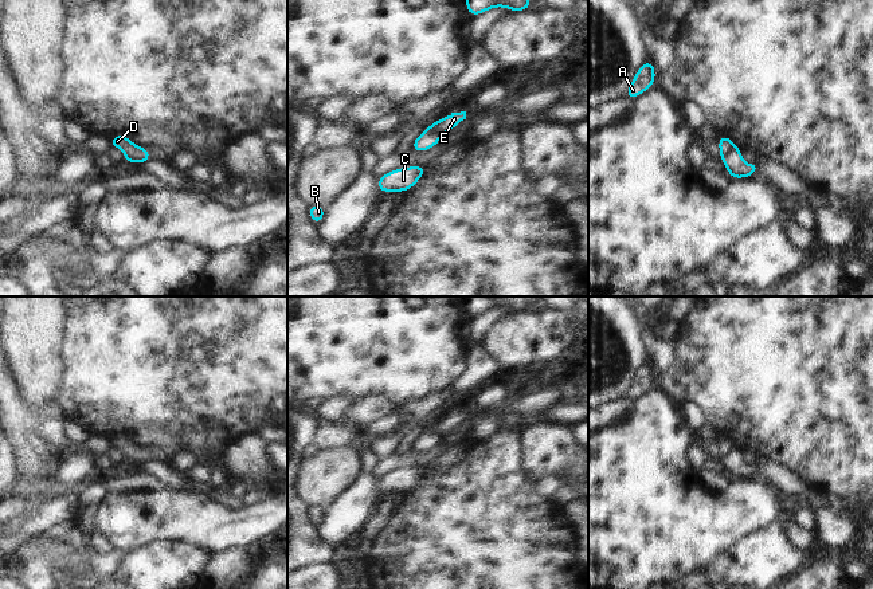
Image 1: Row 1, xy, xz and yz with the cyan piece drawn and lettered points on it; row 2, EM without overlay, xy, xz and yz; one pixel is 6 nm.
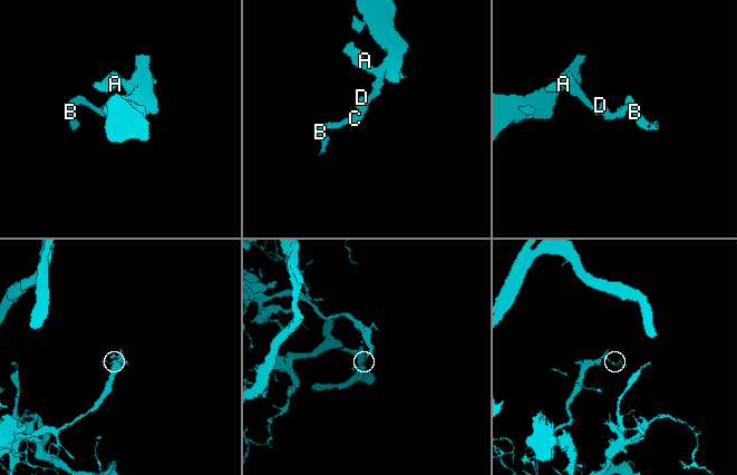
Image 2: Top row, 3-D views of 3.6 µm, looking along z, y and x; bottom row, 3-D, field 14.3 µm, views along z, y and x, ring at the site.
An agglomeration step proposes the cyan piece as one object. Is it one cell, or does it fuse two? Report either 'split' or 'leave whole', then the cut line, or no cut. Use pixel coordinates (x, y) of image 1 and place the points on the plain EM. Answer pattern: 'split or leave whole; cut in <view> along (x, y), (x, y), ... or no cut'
split; cut in yz along (735, 444), (720, 459)

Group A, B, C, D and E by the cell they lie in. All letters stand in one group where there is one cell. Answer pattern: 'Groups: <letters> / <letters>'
Groups: A D E / B C

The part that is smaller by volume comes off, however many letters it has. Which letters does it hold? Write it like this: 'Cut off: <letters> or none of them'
Cut off: B, C

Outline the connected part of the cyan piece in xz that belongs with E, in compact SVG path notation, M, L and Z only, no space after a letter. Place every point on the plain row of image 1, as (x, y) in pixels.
M466 412L451 413L445 419L436 420L427 429L435 435L443 436L451 432L463 420L466 420Z

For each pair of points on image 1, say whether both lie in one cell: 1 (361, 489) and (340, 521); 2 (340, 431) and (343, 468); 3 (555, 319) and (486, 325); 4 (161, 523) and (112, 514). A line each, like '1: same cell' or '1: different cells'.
1: same cell
2: different cells
3: different cells
4: same cell

